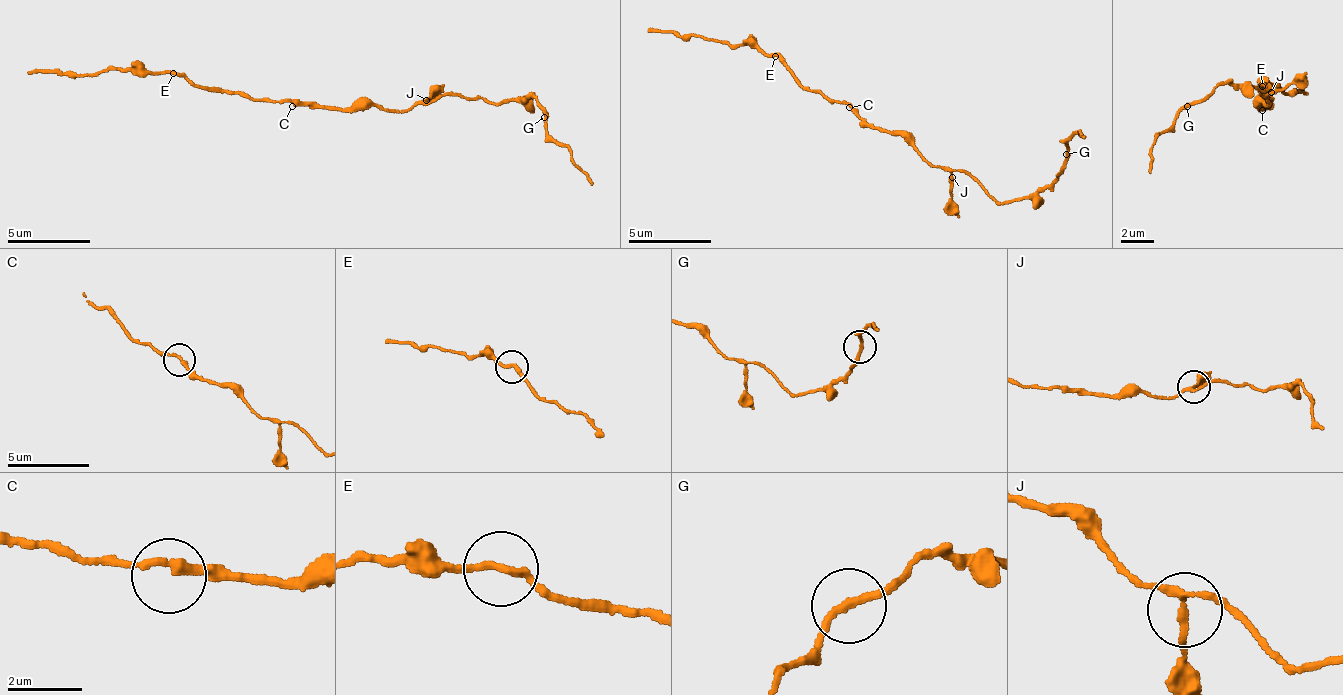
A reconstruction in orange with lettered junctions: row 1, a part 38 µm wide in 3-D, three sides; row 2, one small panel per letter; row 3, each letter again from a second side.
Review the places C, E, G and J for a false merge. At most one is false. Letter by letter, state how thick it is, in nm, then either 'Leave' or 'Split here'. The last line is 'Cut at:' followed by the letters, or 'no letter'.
C: Thickness 200 nm. Leave
E: Thickness 200 nm. Leave
G: Thickness 190 nm. Leave
J: Thickness 160 nm. Leave
Cut at: no letter

